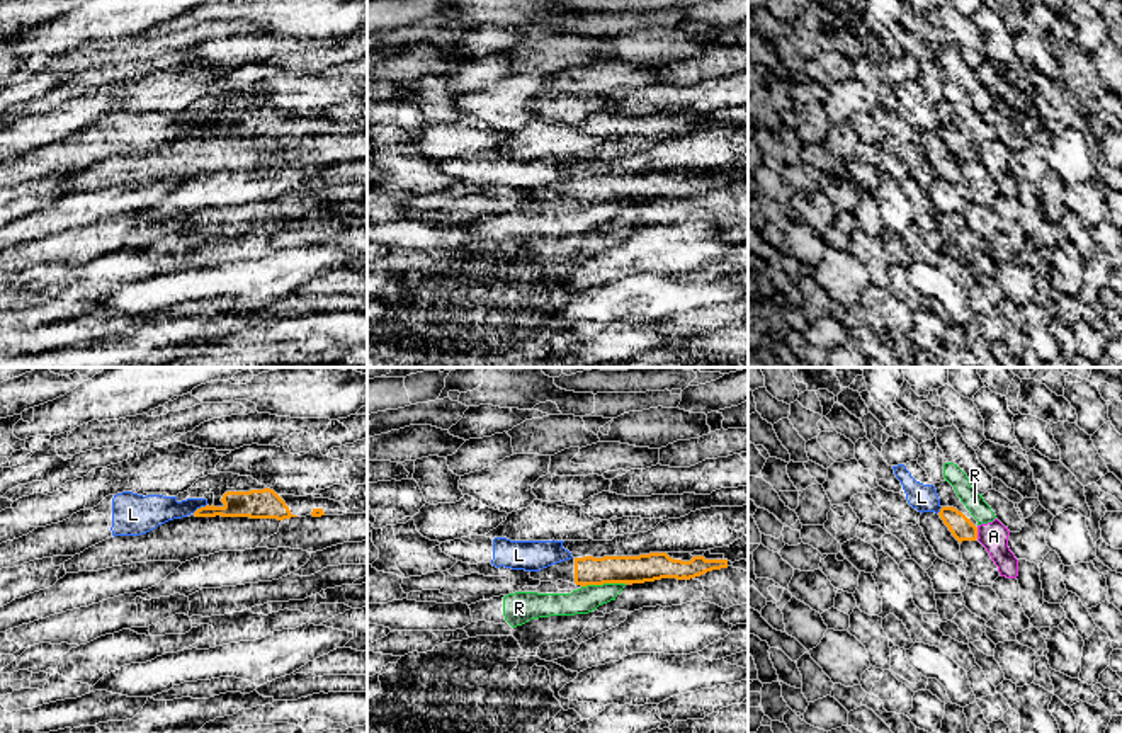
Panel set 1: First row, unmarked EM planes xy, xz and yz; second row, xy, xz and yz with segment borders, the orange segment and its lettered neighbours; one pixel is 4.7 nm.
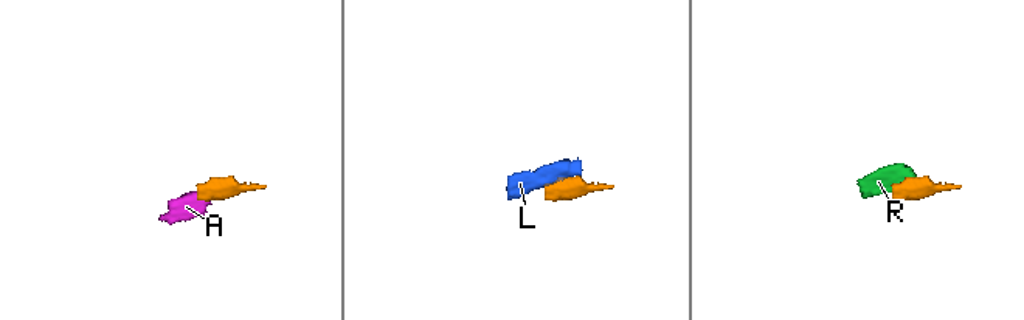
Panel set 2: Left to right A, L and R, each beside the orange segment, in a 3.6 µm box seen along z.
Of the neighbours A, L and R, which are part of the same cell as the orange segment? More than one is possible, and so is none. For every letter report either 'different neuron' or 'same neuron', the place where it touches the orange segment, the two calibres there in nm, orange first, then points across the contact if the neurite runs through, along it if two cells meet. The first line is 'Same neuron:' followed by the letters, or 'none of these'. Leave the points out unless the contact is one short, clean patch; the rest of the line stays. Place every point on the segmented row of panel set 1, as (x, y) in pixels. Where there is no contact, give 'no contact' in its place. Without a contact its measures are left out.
Same neuron: none of these
A: different neuron; meets orange in yz at (976, 533); 110 nm thick on the orange side, 140 nm on the other; border along yz (976, 528), (978, 538)
L: different neuron; meets orange in xy at (201, 507); 140 nm thick on the orange side, 160 nm on the other; border along xy (206, 504), (192, 512)
R: different neuron; meets orange in xz at (604, 582); 140 nm thick on the orange side, 120 nm on the other; border along xz (626, 584), (587, 584), (582, 587)

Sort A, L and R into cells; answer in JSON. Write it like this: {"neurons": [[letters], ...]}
{"neurons": [["A"], ["L"], ["R"]]}

